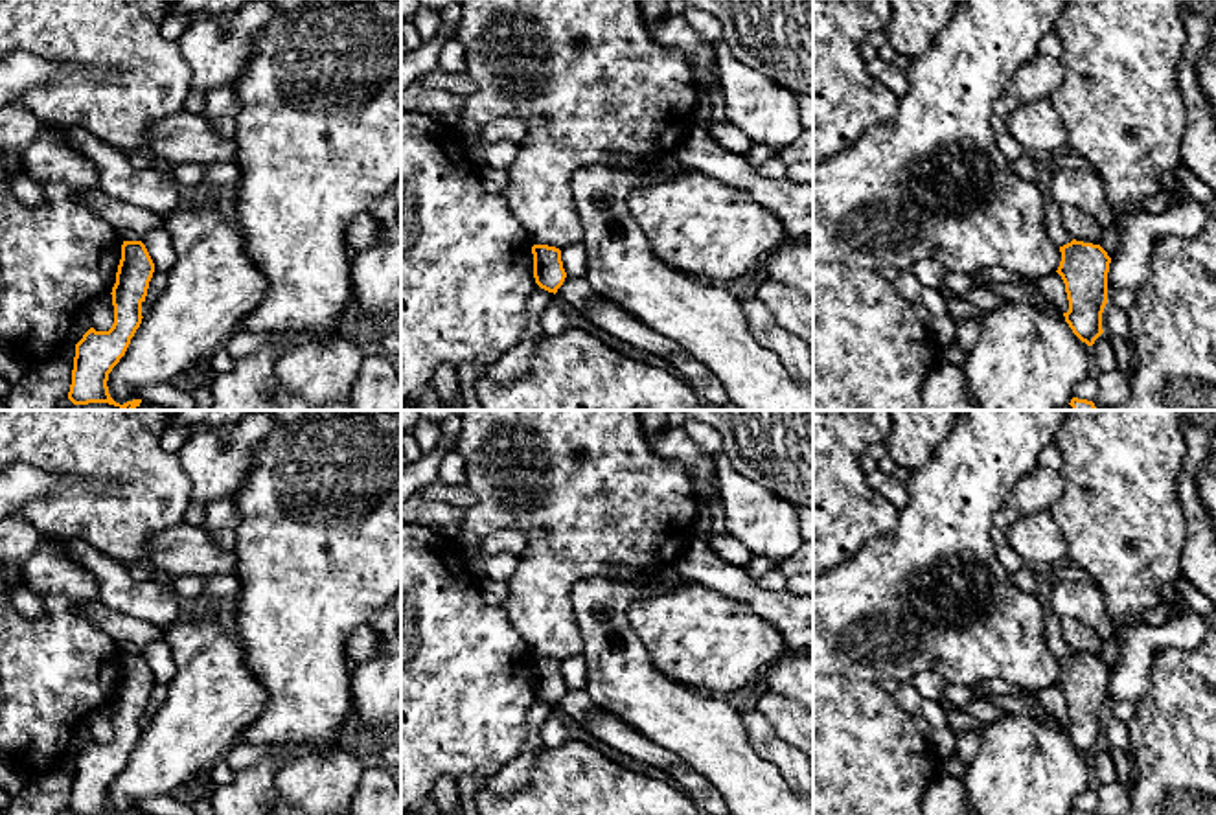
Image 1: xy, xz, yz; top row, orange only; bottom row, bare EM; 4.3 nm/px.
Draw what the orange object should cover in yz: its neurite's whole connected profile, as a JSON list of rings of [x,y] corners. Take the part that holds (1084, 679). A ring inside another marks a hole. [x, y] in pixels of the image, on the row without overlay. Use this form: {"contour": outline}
{"contour": [[[1073,651],[1060,659],[1058,686],[1065,695],[1069,723],[1063,725],[1073,745],[1093,758],[1104,745],[1102,725],[1107,716],[1107,684],[1111,670],[1100,657]]]}

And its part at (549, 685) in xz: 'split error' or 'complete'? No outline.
complete

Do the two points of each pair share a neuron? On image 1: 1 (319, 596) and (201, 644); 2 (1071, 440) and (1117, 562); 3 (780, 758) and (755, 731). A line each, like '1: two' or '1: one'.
1: two
2: one
3: one

